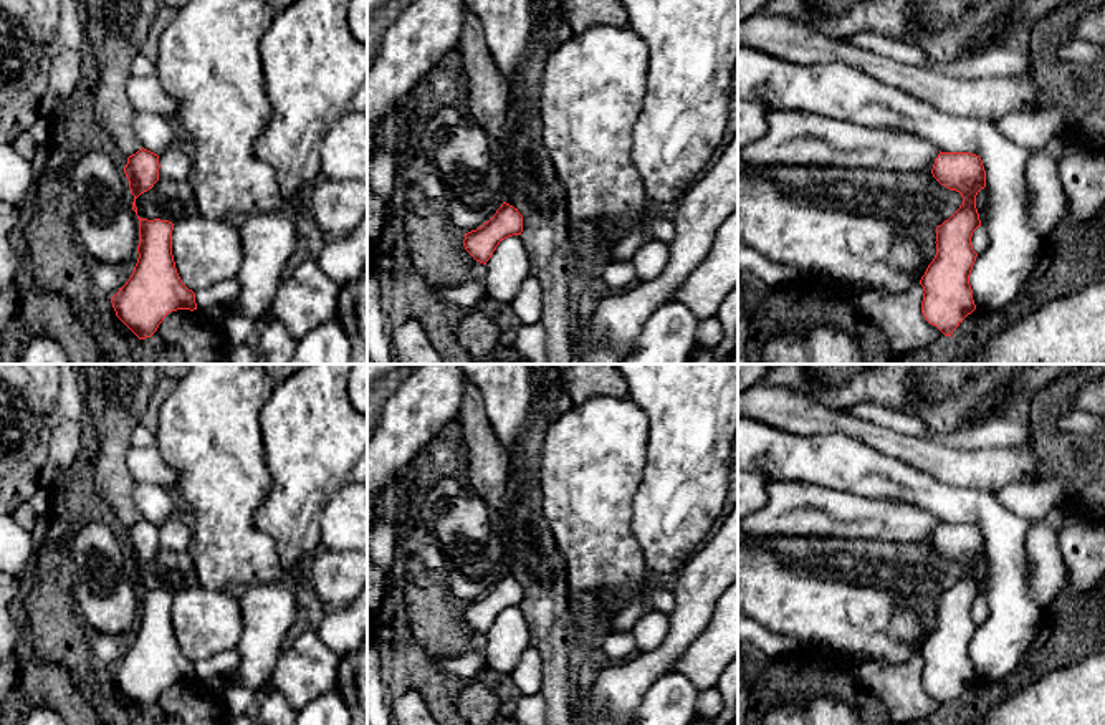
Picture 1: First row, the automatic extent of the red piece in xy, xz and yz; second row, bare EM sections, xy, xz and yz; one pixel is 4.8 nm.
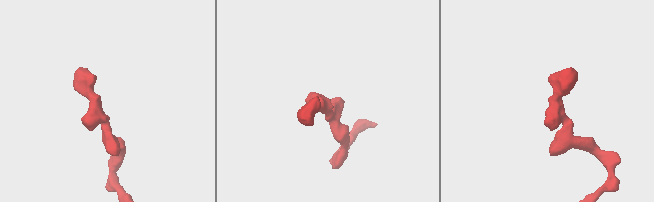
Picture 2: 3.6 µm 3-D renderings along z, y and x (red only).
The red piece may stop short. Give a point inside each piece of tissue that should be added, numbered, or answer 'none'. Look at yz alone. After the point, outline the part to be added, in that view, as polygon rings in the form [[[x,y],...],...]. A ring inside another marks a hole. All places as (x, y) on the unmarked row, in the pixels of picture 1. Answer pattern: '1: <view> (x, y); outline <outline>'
none

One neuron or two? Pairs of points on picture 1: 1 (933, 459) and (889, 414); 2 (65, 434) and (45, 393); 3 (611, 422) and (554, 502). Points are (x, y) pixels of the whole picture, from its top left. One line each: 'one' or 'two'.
1: two
2: two
3: one

